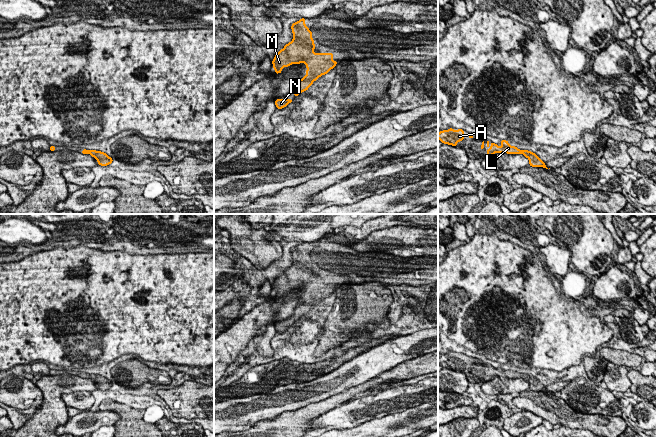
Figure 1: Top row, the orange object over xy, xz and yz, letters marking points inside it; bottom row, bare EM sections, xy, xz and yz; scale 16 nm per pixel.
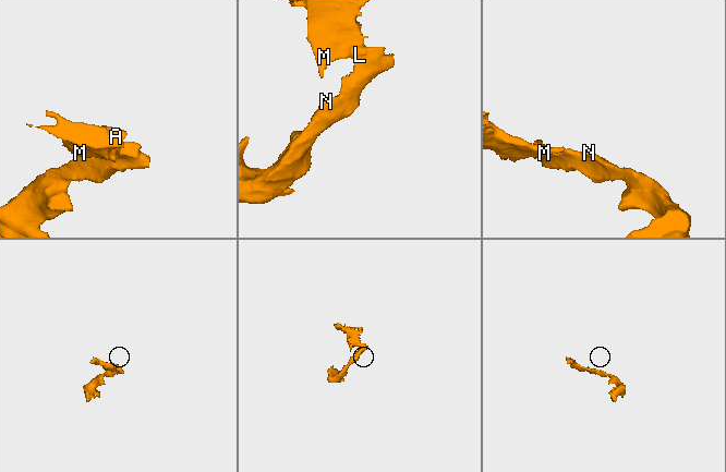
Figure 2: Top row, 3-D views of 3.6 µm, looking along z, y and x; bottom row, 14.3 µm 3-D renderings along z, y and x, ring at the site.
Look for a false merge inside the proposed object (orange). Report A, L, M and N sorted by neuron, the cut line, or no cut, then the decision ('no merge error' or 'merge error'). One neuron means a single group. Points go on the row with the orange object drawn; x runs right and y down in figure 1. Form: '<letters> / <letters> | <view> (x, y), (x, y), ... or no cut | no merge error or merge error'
A L M N | no cut | no merge error

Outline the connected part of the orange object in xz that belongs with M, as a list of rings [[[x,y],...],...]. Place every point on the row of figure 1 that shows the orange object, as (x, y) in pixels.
[[[301,18],[299,21],[294,22],[291,25],[293,39],[291,42],[286,44],[283,49],[281,49],[272,60],[273,69],[276,74],[282,72],[284,67],[288,67],[292,64],[301,64],[302,62],[306,65],[306,75],[299,79],[295,84],[294,96],[307,91],[308,88],[322,75],[330,72],[331,69],[336,67],[338,61],[333,59],[333,53],[315,53],[314,49],[316,45],[314,44],[314,39],[312,38],[312,31],[309,30],[308,26],[305,25],[305,18]]]

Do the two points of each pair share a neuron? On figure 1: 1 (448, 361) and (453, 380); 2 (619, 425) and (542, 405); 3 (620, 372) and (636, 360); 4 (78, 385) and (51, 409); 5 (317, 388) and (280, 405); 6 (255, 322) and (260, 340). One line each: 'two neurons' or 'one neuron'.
1: two neurons
2: one neuron
3: two neurons
4: one neuron
5: one neuron
6: two neurons

